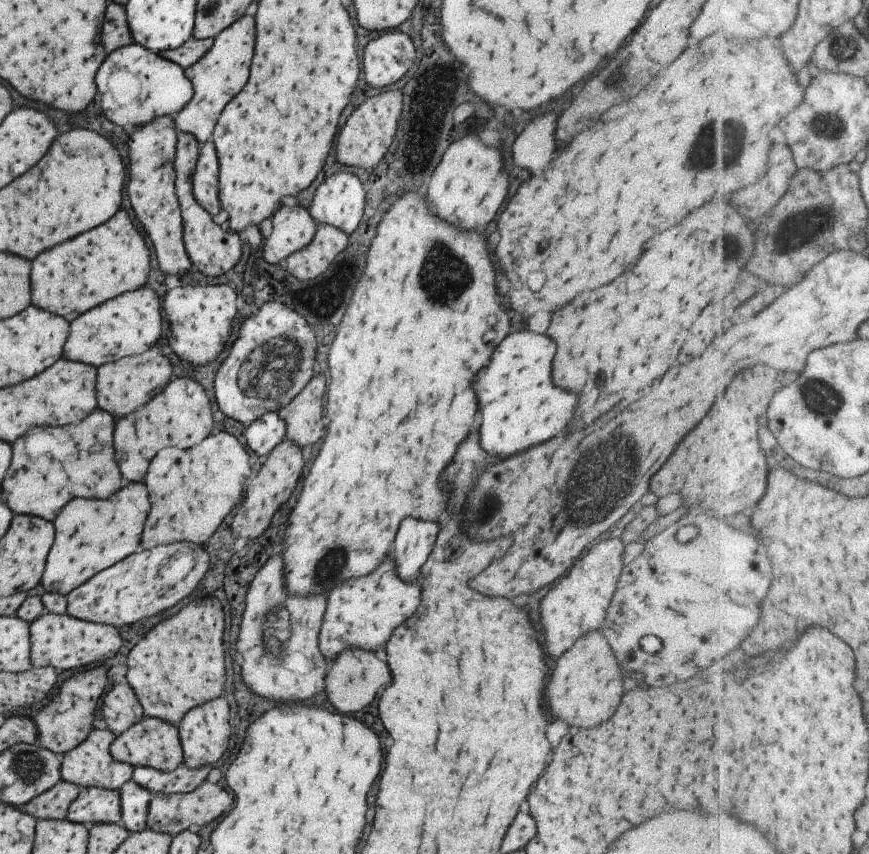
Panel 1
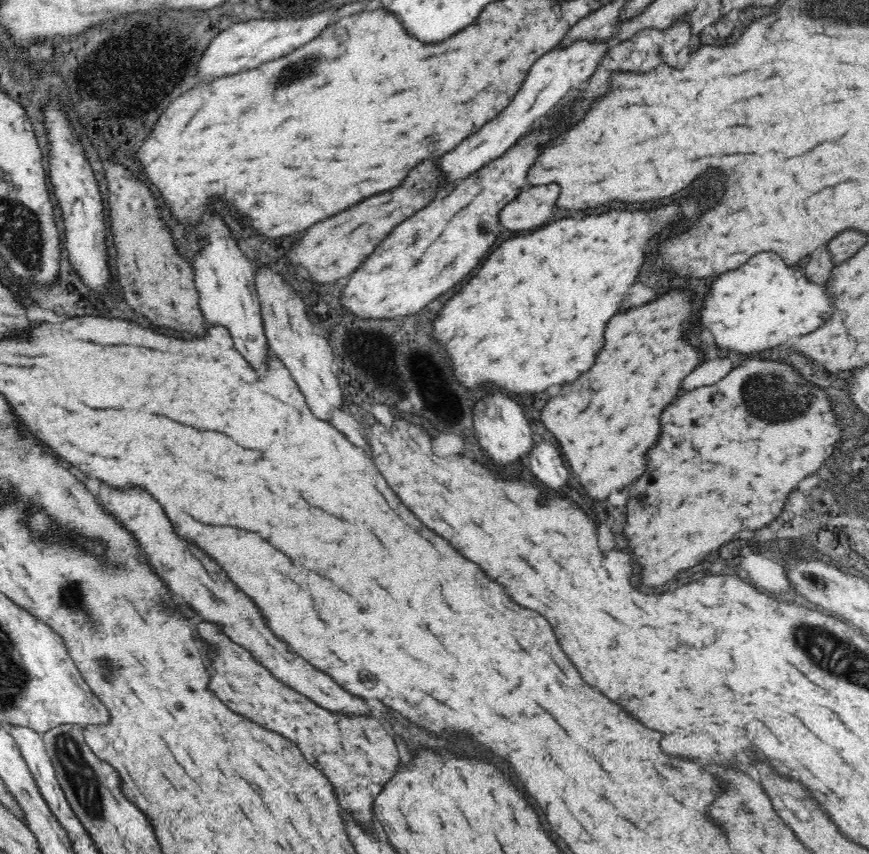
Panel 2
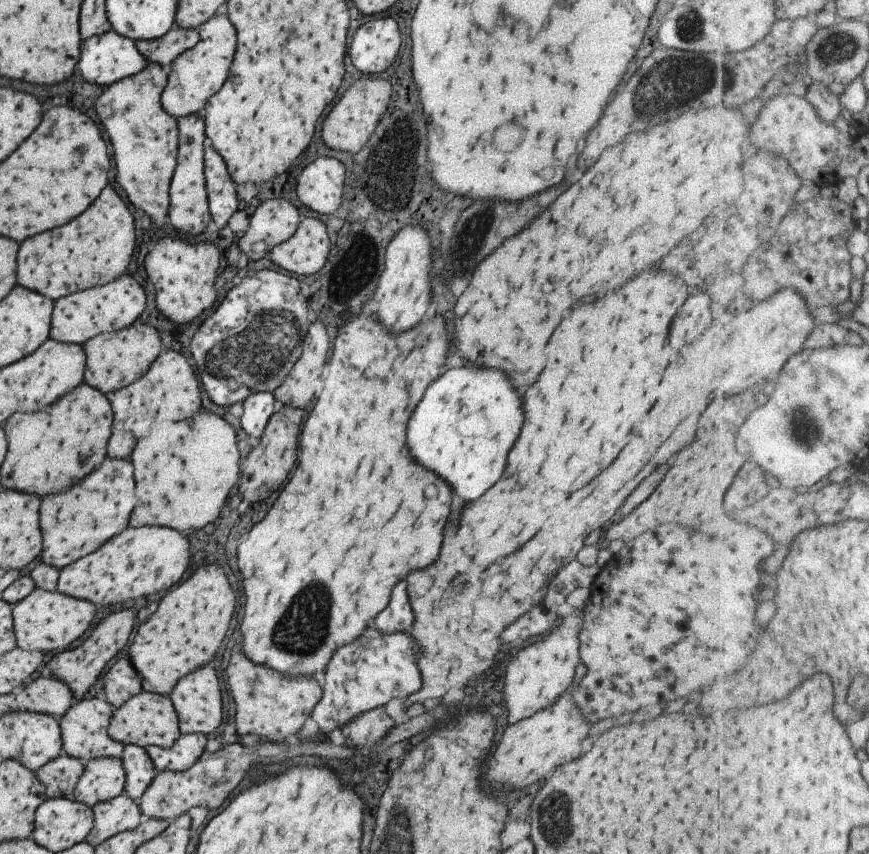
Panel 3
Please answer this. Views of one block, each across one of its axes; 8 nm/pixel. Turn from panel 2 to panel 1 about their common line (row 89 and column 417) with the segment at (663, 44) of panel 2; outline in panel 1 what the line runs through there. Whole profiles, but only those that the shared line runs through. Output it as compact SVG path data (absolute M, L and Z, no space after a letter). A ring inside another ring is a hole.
M387 558L369 576L347 580L335 586L327 596L325 614L318 632L318 648L329 662L345 648L377 650L387 642L395 626L399 626L419 606L419 588L399 580L393 572L393 562Z

